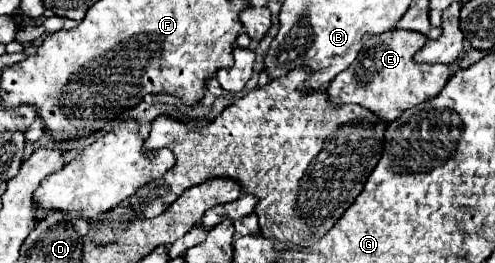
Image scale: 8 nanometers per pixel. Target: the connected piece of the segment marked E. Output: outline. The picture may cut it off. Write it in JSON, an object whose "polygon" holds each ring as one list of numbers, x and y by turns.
{"polygon":[[389,30,365,40,355,62,337,74,327,86,331,104,359,104,385,122,393,122,405,110,435,98,449,80,449,66,445,64,415,64,413,54,423,48,427,38,409,30]]}

